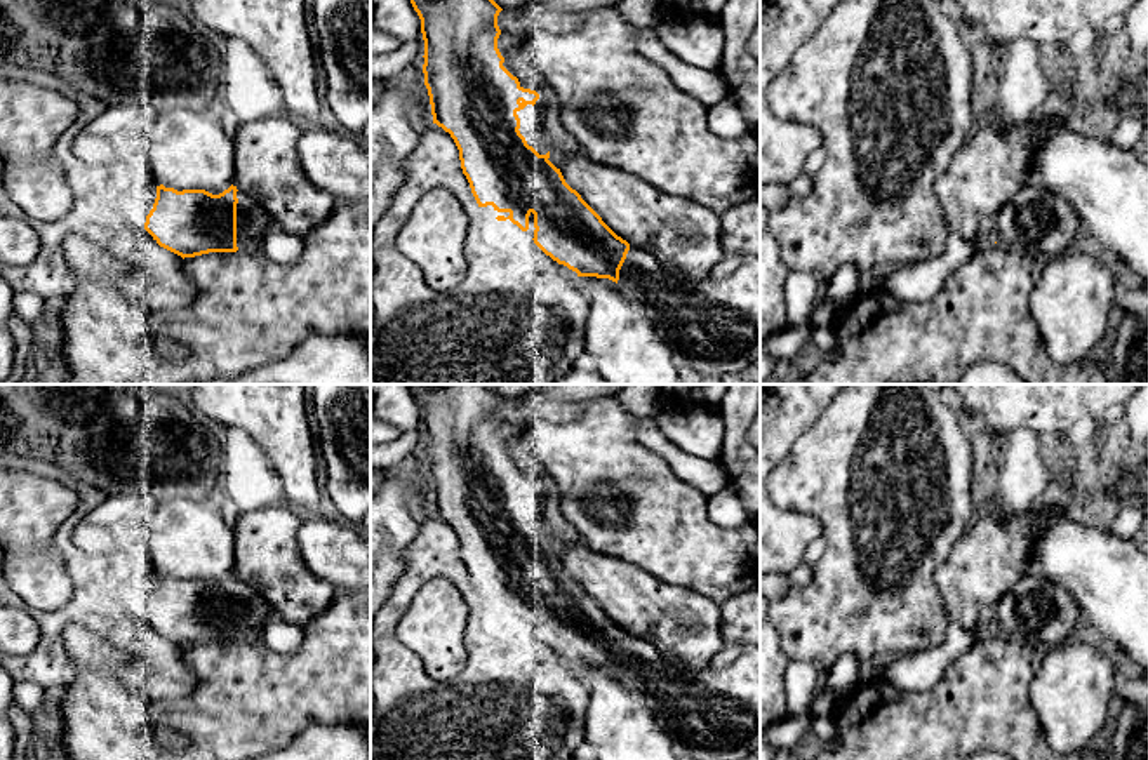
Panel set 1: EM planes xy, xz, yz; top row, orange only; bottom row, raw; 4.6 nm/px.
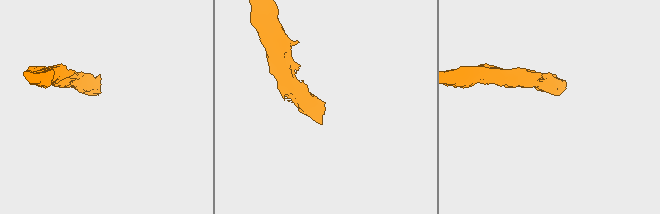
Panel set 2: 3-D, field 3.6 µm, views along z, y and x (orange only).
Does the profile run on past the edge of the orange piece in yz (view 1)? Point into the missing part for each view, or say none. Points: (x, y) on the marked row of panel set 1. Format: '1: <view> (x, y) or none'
1: none

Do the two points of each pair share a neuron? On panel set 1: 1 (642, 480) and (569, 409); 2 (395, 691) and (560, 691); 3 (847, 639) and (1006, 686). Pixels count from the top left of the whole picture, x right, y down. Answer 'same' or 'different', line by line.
1: different
2: same
3: different

